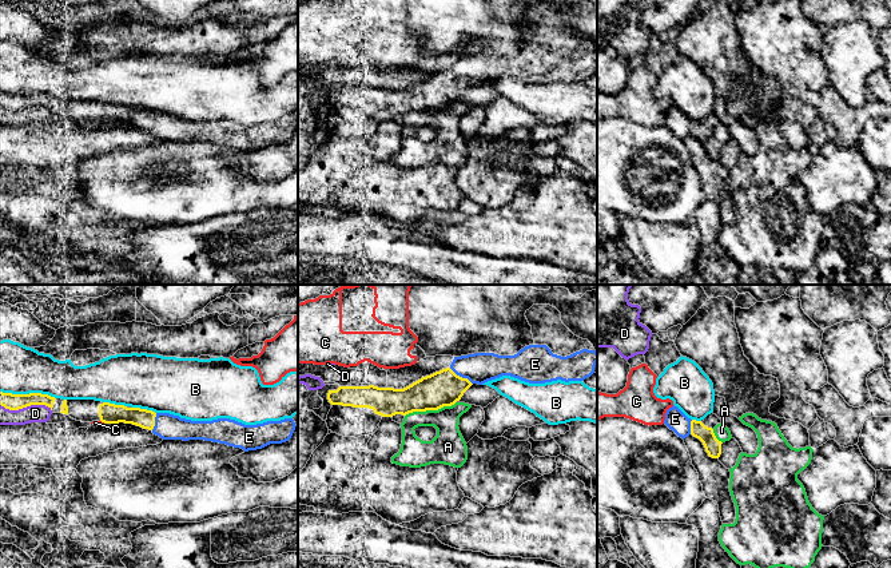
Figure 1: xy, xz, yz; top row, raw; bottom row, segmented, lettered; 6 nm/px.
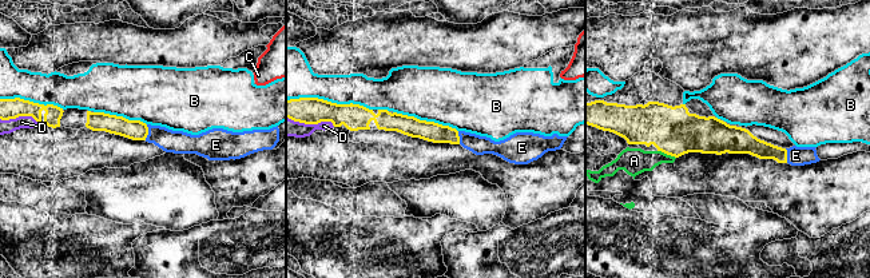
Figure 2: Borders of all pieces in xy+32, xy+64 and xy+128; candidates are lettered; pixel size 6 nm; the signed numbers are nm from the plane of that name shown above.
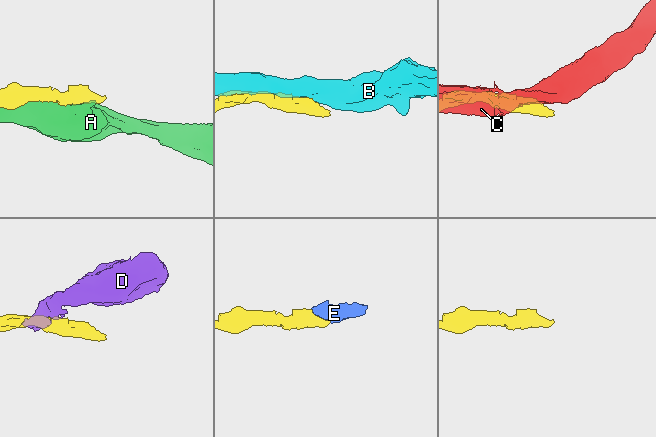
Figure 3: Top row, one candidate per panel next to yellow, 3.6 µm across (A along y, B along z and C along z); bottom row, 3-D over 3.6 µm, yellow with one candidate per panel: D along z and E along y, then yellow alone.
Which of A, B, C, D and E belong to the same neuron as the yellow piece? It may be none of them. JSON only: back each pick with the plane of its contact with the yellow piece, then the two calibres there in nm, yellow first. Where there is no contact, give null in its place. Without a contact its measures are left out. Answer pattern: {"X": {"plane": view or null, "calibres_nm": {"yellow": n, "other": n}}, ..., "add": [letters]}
{"E": {"plane": "xz", "calibres_nm": {"yellow": 220, "other": 190}}, "add": ["E"]}

